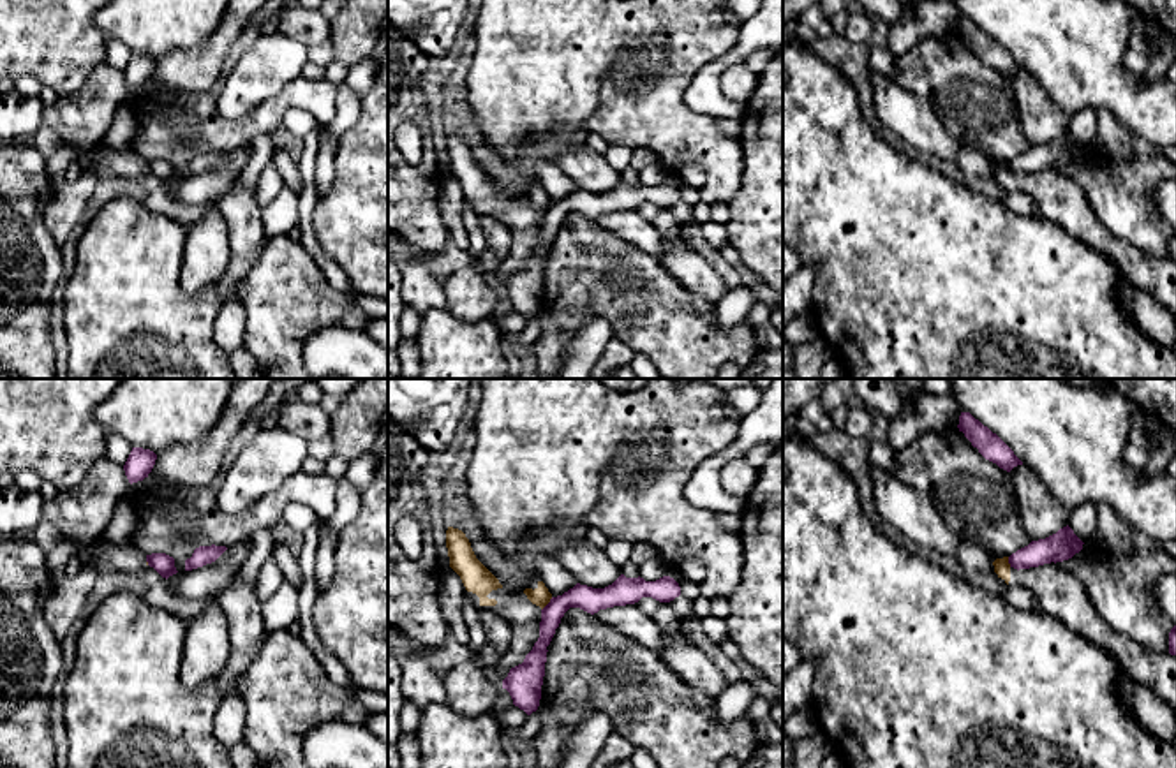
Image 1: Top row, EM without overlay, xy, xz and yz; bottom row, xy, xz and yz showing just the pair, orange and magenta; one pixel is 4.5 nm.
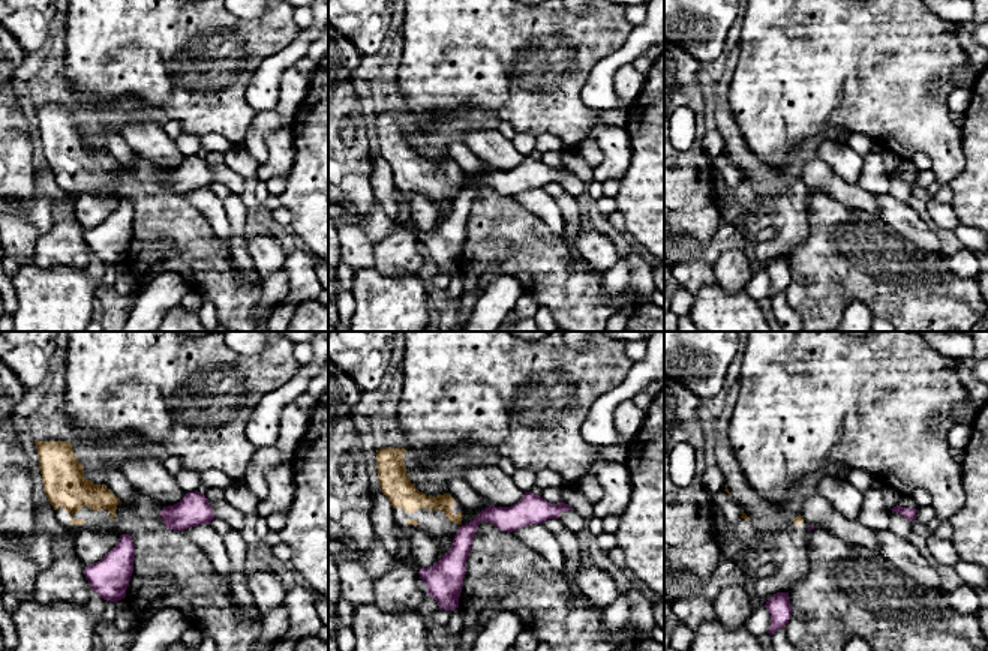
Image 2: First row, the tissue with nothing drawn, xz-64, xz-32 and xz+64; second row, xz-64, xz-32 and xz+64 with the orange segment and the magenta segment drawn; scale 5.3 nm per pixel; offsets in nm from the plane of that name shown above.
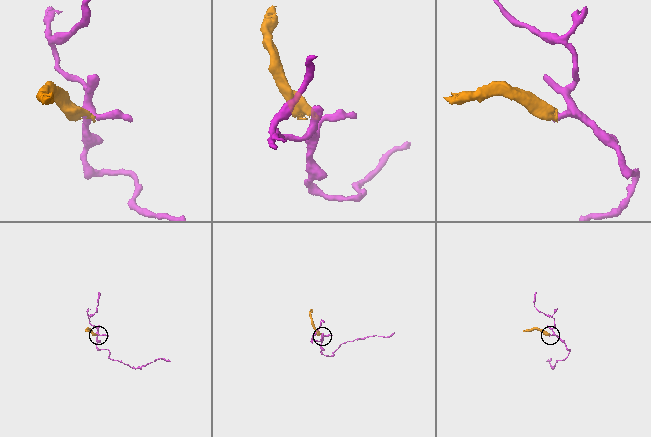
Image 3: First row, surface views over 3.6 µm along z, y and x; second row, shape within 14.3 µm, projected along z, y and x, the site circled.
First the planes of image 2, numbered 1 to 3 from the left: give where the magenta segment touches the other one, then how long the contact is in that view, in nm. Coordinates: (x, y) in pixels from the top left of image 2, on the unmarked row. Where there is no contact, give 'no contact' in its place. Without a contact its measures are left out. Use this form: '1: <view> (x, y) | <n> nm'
1: no contact
2: no contact
3: no contact

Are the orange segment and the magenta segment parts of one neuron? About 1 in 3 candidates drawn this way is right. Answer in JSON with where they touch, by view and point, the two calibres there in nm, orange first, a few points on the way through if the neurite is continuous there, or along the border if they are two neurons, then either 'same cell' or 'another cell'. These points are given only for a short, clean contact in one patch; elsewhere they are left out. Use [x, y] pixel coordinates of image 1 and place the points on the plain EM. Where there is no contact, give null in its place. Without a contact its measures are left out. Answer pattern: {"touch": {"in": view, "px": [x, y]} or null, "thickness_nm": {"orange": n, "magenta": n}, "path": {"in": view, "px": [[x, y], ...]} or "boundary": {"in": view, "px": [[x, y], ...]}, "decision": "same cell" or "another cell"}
{"touch": {"in": "xz", "px": [547, 208]}, "thickness_nm": {"orange": 90, "magenta": 120}, "boundary": {"in": "xz", "px": [[552, 203], [542, 215]]}, "decision": "another cell"}

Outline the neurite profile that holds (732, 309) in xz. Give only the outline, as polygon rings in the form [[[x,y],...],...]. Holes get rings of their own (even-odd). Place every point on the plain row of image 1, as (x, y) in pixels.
[[[746,285],[730,289],[714,305],[714,321],[721,328],[733,328],[746,319],[755,301],[755,294]]]

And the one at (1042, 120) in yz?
[[[1026,69],[1014,72],[1010,81],[1019,125],[1031,146],[1046,144],[1068,130],[1072,116],[1047,97],[1038,81]]]

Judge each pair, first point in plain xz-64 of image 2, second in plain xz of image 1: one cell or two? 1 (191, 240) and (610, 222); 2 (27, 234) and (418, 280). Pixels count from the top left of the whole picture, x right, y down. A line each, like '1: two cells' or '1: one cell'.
1: two cells
2: one cell

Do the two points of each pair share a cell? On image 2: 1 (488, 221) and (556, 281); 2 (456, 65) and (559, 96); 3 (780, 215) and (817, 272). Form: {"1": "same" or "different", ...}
{"1": "same", "2": "same", "3": "different"}

